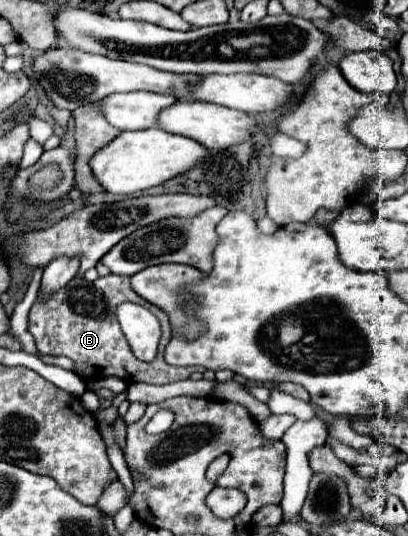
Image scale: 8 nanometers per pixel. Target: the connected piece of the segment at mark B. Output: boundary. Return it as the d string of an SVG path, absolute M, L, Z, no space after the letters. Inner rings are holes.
M109 274L105 278L97 278L95 282L87 282L85 278L75 276L65 288L57 290L51 296L43 296L39 292L29 312L29 332L33 334L37 350L41 354L59 354L59 356L71 358L75 364L73 372L81 376L83 380L99 380L107 376L117 376L125 382L169 384L169 382L189 378L191 372L203 372L203 368L197 368L197 366L177 368L177 366L169 366L163 360L163 348L171 336L169 316L161 308L157 308L155 304L147 302L137 292L133 292L129 284L129 276ZM123 302L135 302L135 304L147 306L147 310L159 318L163 334L161 334L157 358L153 362L141 362L131 354L115 314L117 304L123 304Z

